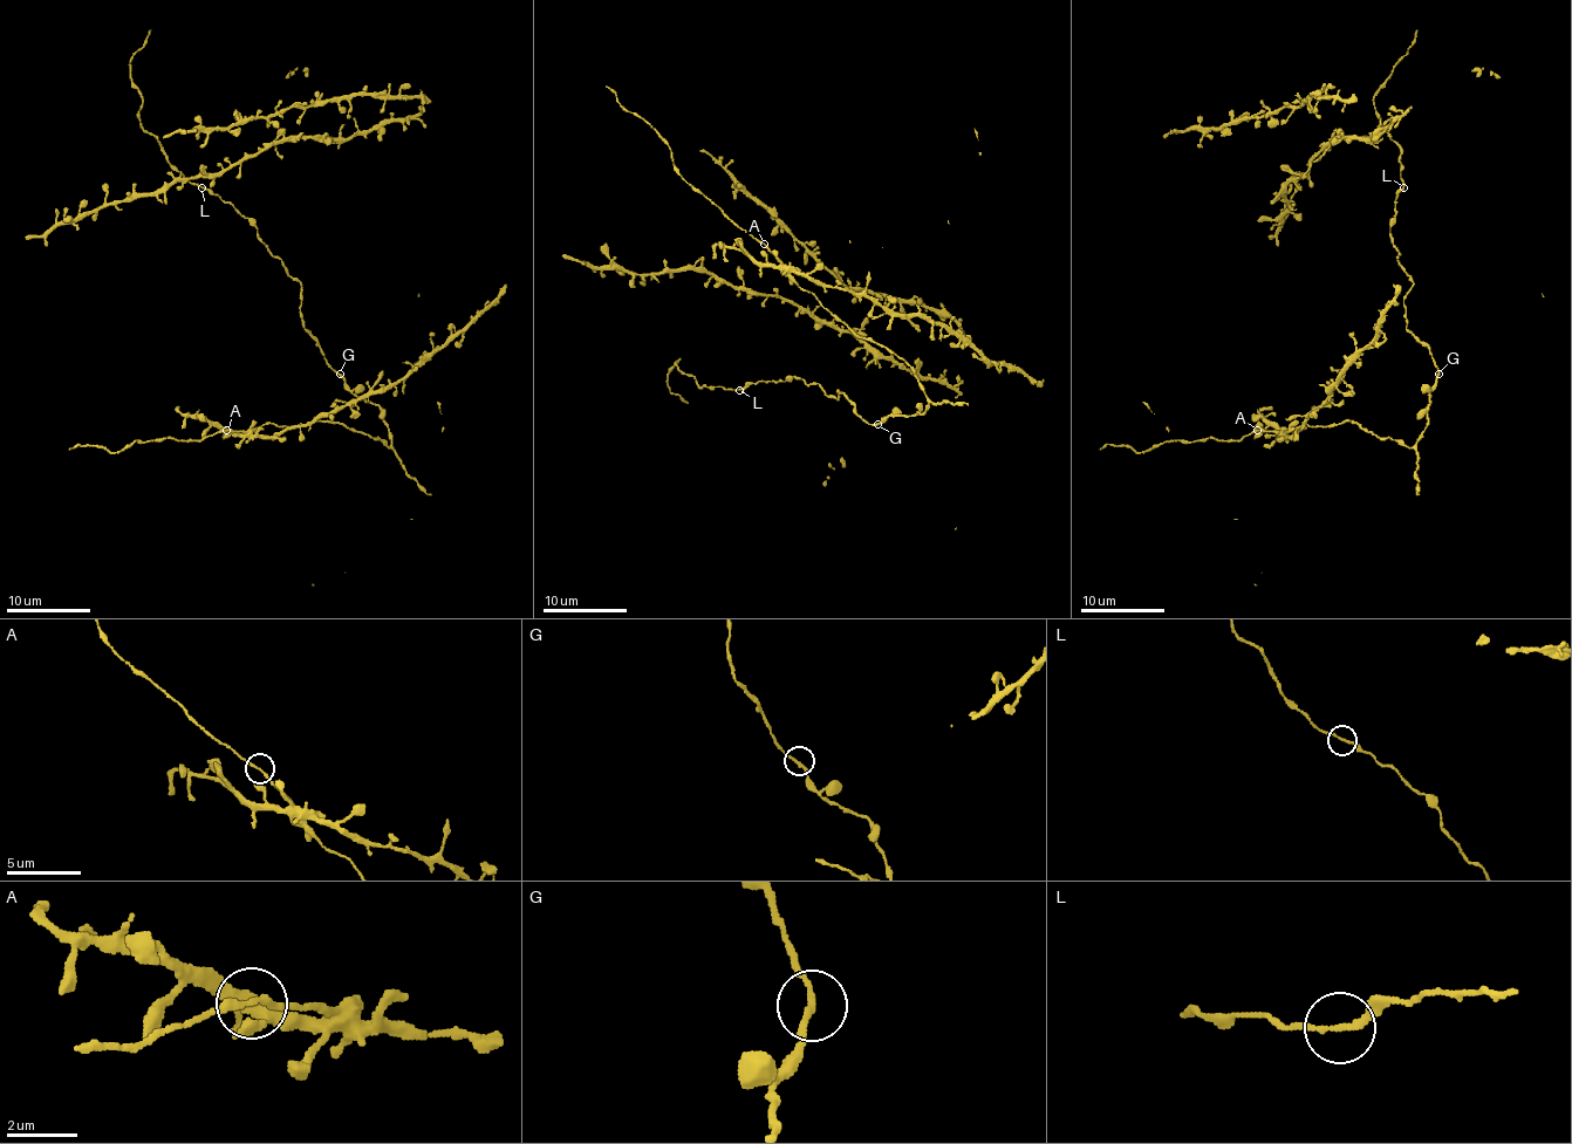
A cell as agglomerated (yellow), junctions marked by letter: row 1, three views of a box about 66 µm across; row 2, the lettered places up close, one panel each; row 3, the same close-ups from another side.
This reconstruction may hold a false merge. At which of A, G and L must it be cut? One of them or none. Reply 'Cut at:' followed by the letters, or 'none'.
Cut at: none

